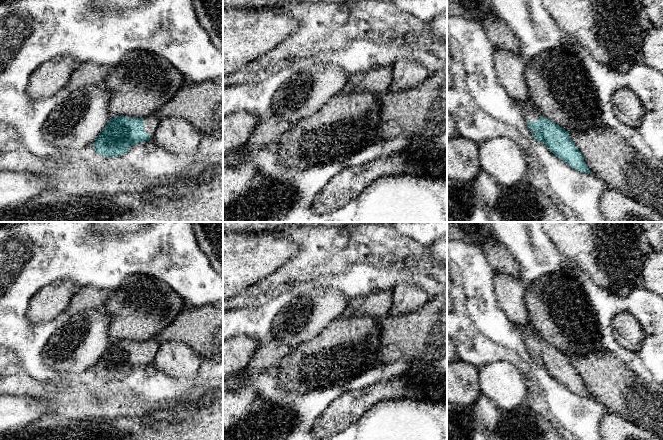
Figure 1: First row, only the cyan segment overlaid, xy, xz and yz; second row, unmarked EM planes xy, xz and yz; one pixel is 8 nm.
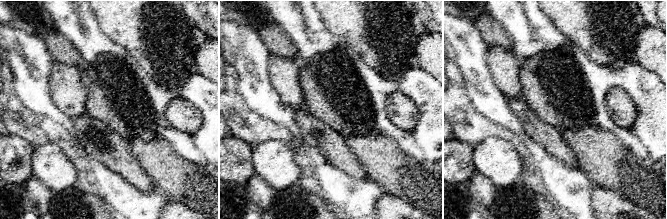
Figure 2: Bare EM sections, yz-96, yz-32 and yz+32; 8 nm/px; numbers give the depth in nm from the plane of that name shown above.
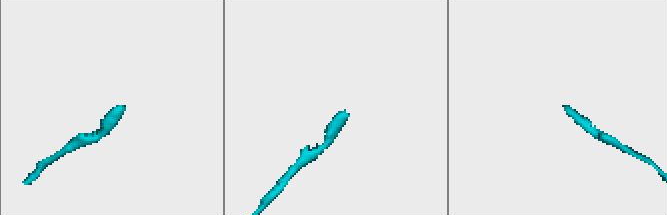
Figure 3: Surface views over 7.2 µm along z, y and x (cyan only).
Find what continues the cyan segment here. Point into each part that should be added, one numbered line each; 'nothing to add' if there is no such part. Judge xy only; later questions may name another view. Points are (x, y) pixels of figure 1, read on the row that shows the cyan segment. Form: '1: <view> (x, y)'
1: xy (151, 122)

